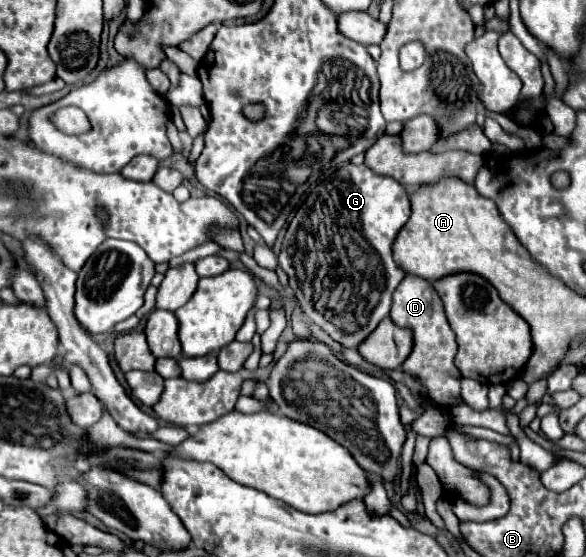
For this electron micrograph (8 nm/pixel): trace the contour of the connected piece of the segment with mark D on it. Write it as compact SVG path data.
M406 275L402 279L402 283L396 287L396 291L392 293L390 319L402 329L410 329L412 337L414 337L412 353L408 355L408 359L402 363L400 369L406 375L416 377L416 381L426 389L426 397L436 407L454 409L454 407L462 405L464 403L464 399L460 395L462 373L456 371L456 363L454 363L458 345L454 339L454 331L450 329L450 325L446 321L442 301L436 295L436 291L432 289L432 283L422 277Z

